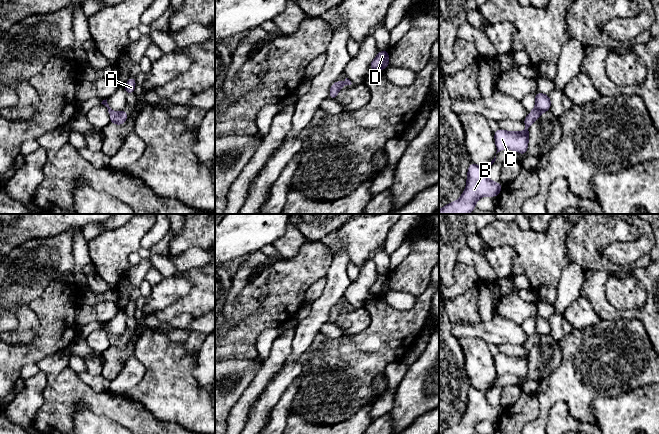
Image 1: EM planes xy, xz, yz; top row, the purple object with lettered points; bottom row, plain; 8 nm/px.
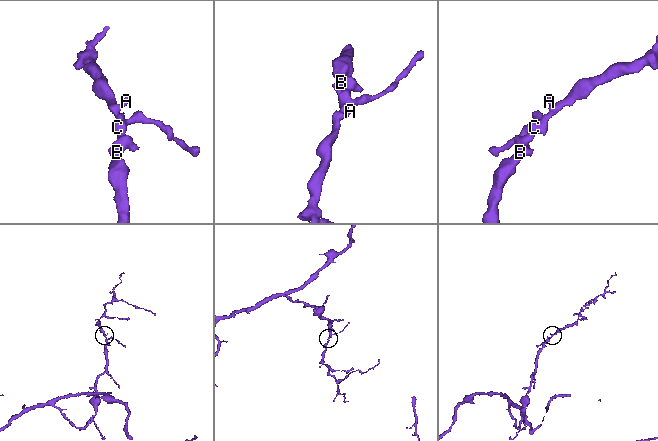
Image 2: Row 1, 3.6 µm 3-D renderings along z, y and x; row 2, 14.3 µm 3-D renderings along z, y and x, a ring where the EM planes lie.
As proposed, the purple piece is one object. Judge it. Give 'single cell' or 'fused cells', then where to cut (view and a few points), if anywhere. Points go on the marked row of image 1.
single cell | no cut

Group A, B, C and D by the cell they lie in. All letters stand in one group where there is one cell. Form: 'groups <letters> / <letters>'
groups A B C D

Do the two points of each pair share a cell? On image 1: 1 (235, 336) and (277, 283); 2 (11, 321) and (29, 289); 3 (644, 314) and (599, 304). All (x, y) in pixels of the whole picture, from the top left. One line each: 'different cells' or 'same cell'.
1: same cell
2: same cell
3: same cell

